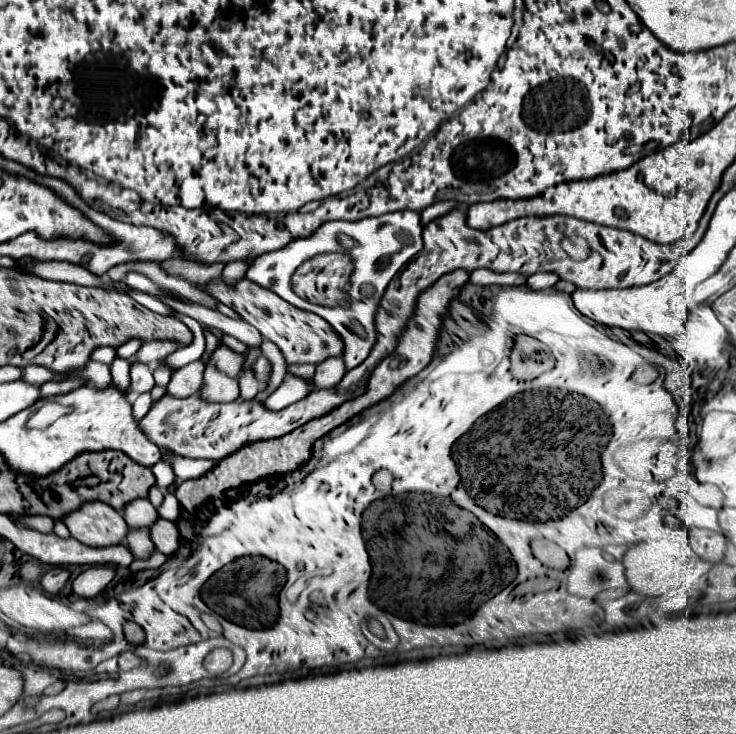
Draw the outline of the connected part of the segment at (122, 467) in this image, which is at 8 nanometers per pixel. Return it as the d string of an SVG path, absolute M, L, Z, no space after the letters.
M125 453L123 457L107 457L107 497L115 489L115 509L123 507L135 499L149 497L149 489L155 485L155 475L149 467L137 465Z

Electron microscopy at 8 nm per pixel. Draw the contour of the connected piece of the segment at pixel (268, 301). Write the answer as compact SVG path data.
M219 277L219 279L209 281L201 289L207 295L211 295L215 301L231 307L243 321L247 321L249 325L259 329L259 333L265 339L273 341L281 349L287 365L291 365L291 363L321 363L329 357L343 355L343 341L341 341L339 333L327 321L323 321L315 313L301 311L301 309L293 307L291 303L283 301L281 297L271 293L269 289L263 289L249 279L239 279L235 285L227 285Z

